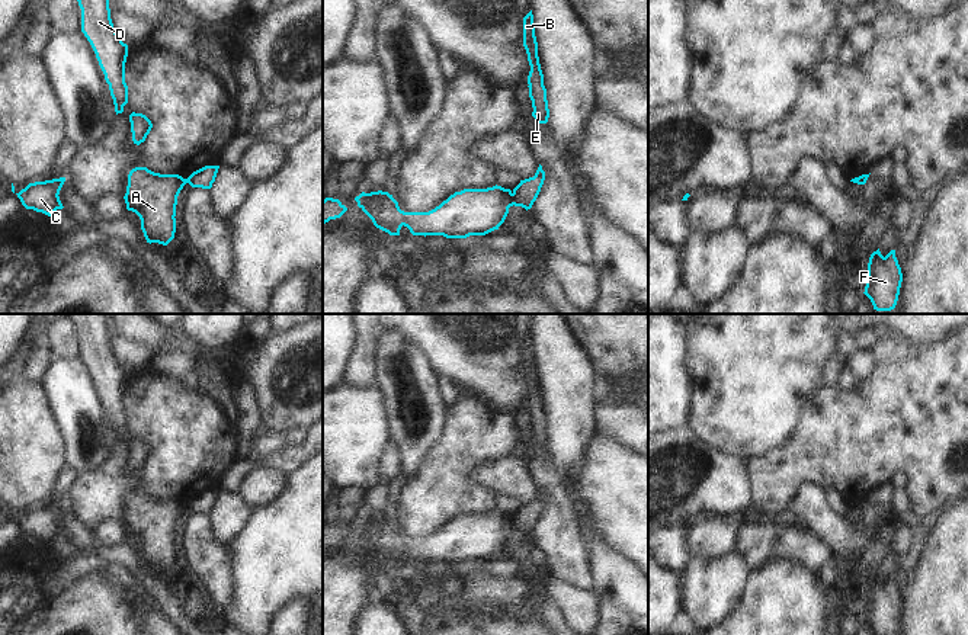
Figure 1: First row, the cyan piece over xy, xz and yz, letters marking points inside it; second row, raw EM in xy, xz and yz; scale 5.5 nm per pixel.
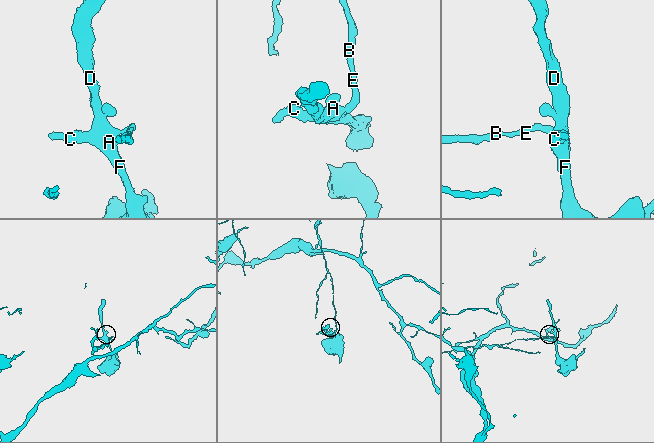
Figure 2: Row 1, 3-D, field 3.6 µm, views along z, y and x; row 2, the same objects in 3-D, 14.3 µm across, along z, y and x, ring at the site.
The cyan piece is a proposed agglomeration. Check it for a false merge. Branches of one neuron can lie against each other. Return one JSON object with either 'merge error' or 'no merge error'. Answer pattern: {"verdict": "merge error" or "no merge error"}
{"verdict": "merge error"}

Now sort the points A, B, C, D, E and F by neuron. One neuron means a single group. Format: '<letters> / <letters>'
A C D F / B E

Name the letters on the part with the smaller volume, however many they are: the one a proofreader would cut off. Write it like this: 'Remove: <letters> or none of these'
Remove: A, C, D, F.

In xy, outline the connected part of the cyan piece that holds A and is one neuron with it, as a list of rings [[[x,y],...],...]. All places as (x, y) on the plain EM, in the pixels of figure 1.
[[[135,493],[128,500],[126,535],[141,545],[147,568],[167,571],[176,558],[177,522],[186,504],[179,500],[160,500],[147,493]]]

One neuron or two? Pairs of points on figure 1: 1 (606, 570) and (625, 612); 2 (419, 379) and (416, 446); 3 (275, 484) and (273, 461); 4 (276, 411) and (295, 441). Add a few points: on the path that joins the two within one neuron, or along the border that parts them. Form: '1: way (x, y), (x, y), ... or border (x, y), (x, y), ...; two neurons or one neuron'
1: way (616, 580), (625, 592), (625, 602); one neuron
2: way (422, 395), (430, 413), (428, 430); one neuron
3: border (288, 475), (276, 468), (255, 468), (243, 483); two neurons
4: border (305, 429), (297, 429), (287, 435); two neurons

